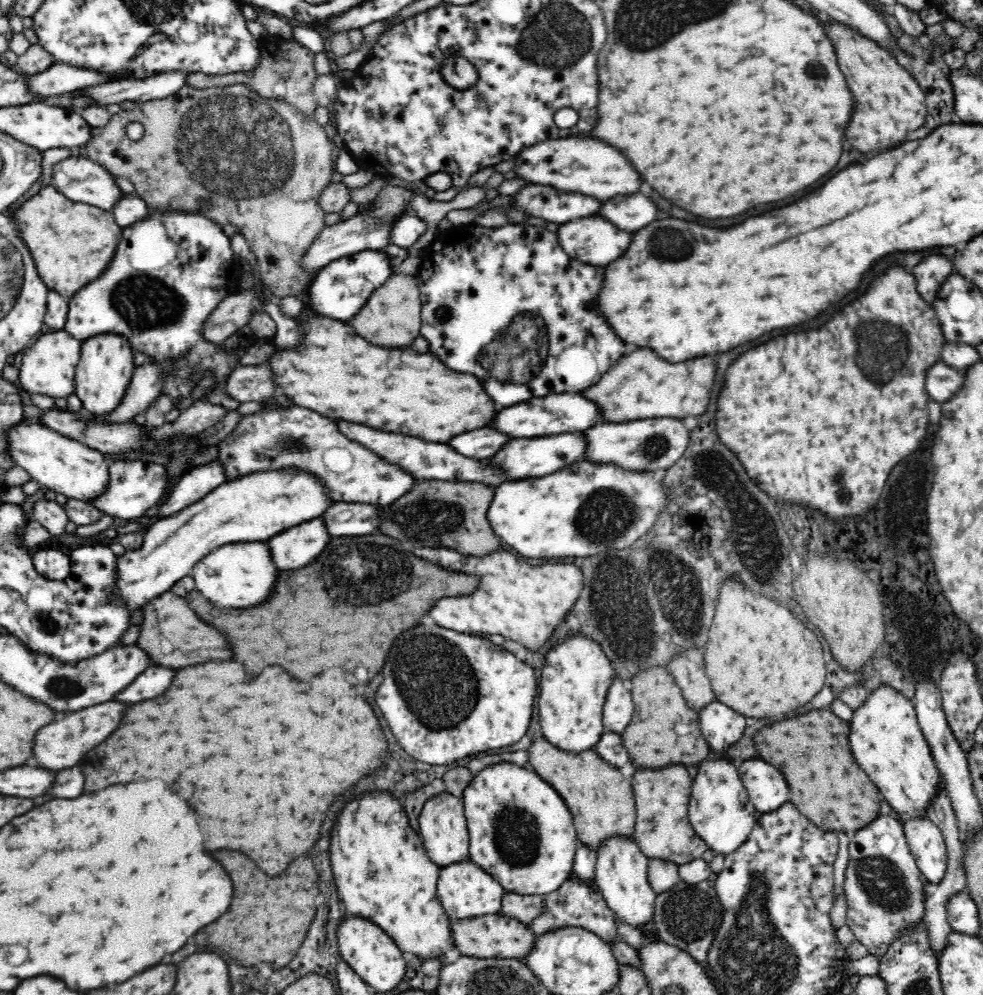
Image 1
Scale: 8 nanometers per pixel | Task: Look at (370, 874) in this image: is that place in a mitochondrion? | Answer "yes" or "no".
yes

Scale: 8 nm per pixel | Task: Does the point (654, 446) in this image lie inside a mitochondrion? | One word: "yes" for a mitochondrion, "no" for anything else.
yes

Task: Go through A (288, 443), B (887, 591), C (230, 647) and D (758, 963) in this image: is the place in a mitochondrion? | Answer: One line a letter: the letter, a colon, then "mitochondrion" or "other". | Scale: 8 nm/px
A: mitochondrion
B: other
C: other
D: mitochondrion

